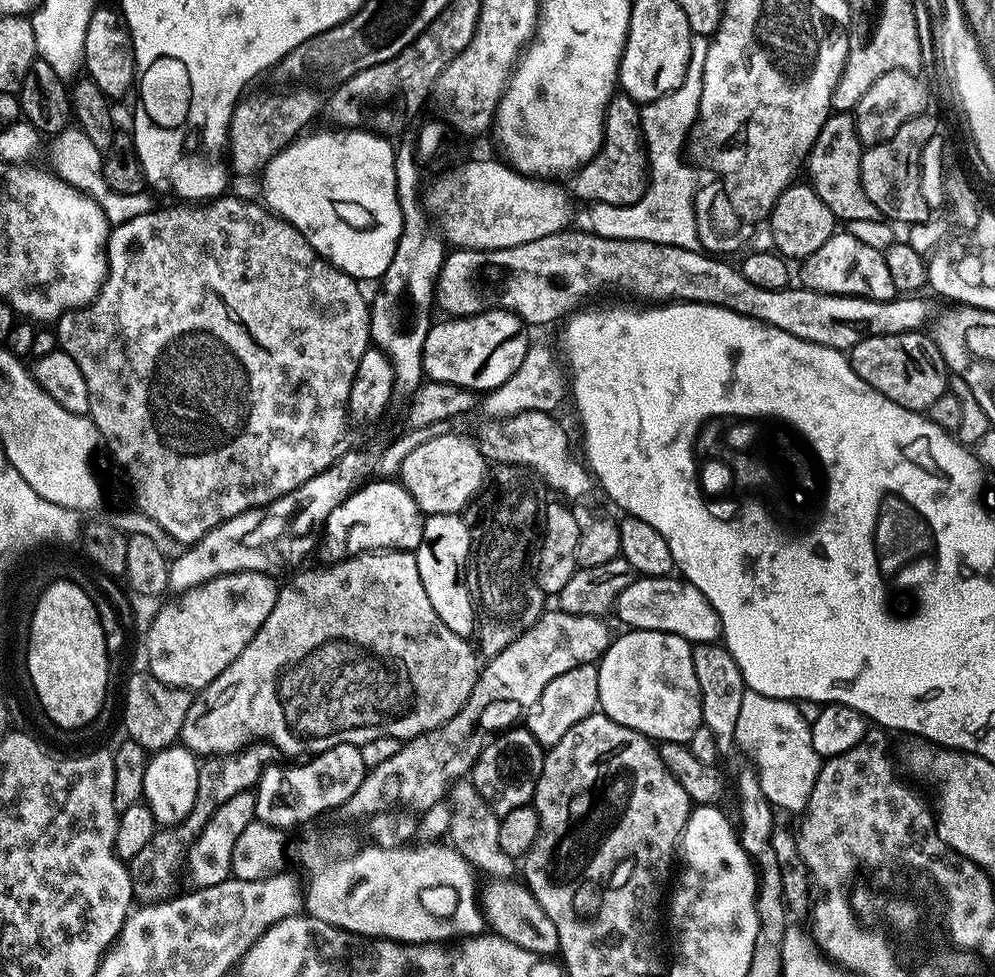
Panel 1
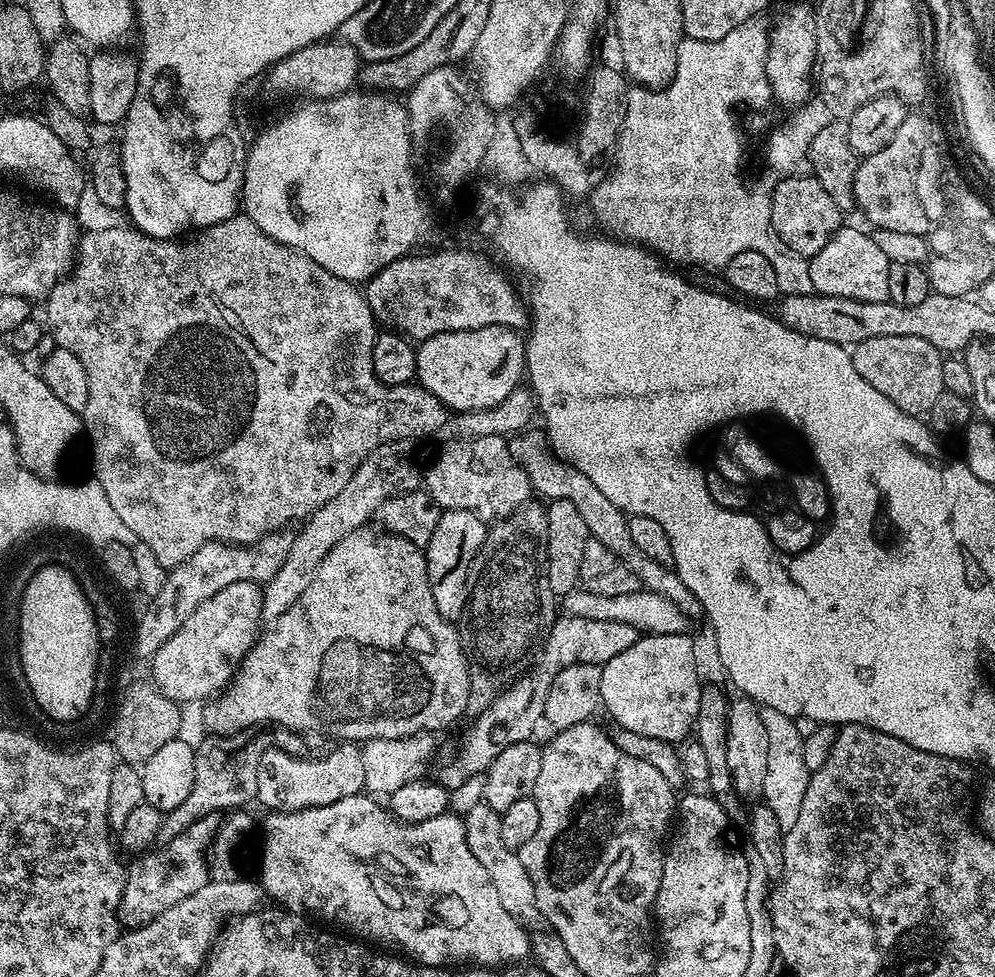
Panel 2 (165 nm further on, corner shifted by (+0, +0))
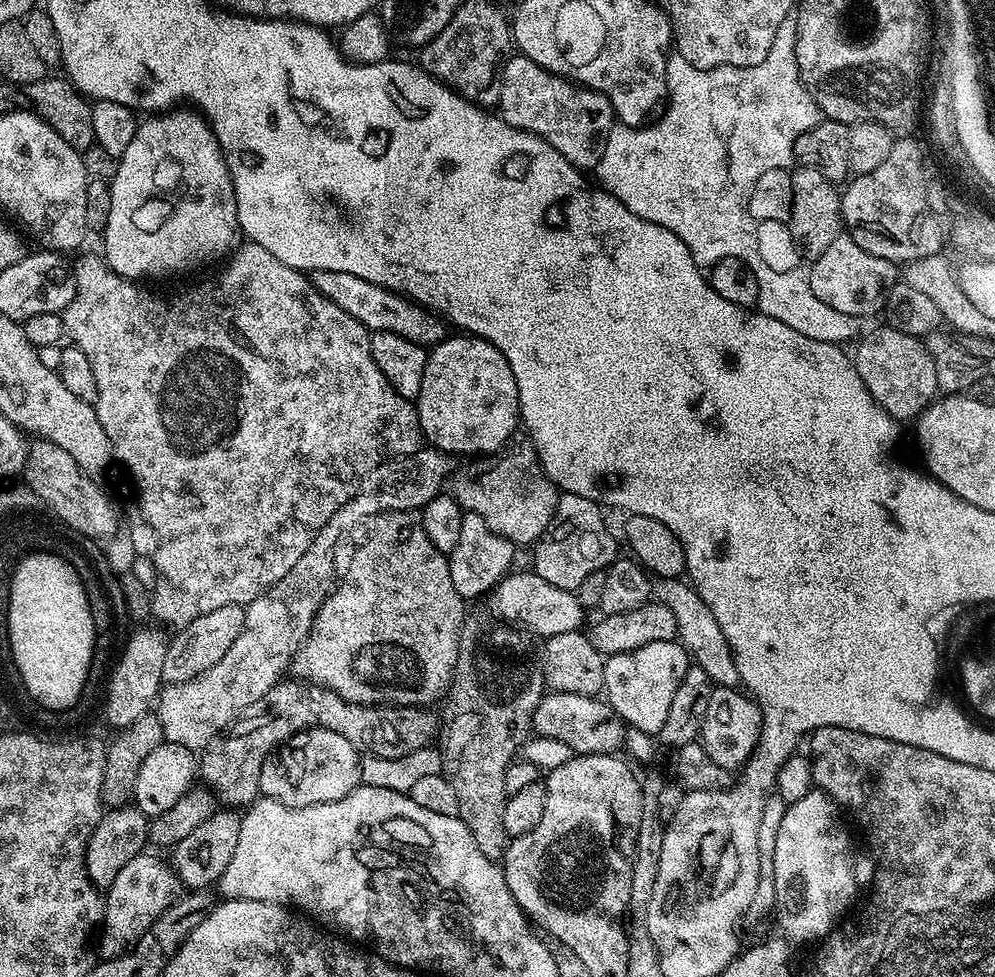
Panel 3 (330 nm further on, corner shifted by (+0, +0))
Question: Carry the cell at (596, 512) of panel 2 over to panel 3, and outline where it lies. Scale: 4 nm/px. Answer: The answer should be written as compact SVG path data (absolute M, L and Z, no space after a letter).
M657 579L654 584L654 596L657 601L674 613L674 622L678 622L678 640L684 645L695 667L706 670L713 685L722 688L735 688L741 683L738 666L734 662L734 654L730 650L730 642L726 642L726 634L722 634L722 626L718 626L718 618L710 611L710 606L702 602L696 589L689 586L683 579Z

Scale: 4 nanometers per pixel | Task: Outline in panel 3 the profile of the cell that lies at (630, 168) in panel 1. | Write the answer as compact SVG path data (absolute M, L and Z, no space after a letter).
M509 55L500 70L498 115L512 128L550 142L575 168L595 169L604 153L608 132L614 126L610 102L601 92L553 76L526 55L515 55Z

